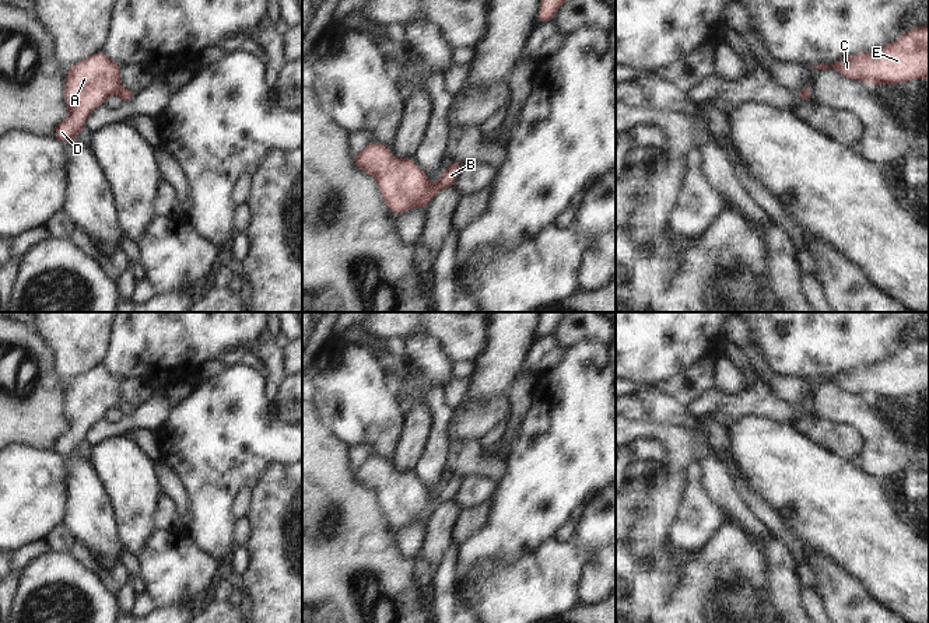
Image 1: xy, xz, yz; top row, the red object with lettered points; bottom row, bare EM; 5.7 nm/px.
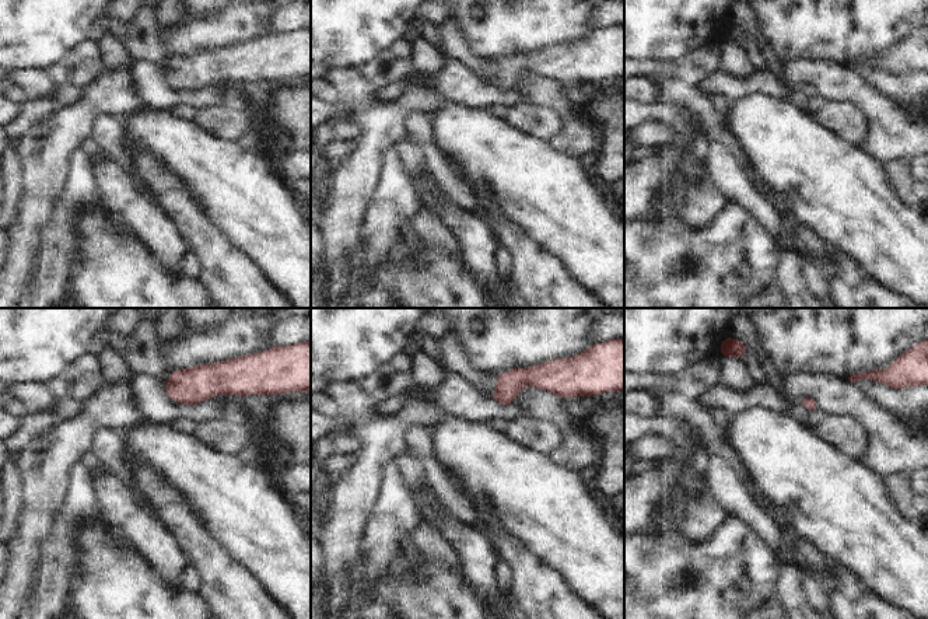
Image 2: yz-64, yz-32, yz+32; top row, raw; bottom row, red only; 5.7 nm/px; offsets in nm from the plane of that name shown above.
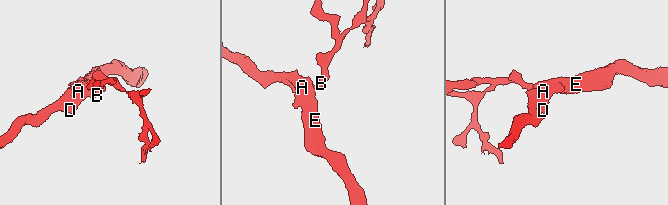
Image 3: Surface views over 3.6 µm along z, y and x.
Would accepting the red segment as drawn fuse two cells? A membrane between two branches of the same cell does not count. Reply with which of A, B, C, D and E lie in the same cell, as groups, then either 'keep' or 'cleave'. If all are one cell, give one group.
groups A B C D E; keep

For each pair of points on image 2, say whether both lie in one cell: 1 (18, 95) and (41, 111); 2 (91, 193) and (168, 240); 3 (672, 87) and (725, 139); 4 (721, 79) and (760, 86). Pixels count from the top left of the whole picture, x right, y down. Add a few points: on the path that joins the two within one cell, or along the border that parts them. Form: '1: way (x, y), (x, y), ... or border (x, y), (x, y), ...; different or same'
1: way (23, 101), (35, 111); same
2: border (94, 168), (104, 202); different
3: way (686, 97), (713, 125); same
4: way (731, 86), (750, 86); same

